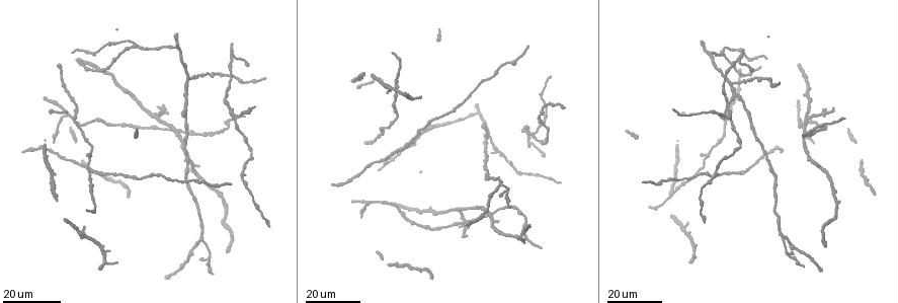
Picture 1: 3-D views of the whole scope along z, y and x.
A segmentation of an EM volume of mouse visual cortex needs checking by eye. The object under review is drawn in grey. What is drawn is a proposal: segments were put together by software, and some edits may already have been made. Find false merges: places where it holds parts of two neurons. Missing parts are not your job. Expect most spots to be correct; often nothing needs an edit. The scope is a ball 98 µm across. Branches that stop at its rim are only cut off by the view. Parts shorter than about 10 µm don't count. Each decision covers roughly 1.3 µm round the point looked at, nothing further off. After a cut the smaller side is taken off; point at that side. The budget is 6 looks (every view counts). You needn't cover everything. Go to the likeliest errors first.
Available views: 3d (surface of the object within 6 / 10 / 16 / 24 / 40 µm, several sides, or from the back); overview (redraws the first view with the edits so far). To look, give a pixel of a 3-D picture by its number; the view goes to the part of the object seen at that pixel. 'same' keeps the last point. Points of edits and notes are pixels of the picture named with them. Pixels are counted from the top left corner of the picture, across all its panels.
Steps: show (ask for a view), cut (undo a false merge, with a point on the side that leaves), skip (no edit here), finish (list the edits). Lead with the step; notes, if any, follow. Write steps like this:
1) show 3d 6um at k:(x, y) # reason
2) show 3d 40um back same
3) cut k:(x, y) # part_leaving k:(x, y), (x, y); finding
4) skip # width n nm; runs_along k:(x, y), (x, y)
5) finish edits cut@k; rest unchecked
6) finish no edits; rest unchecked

show 3d 16um at 1:(782, 235) # arms part here

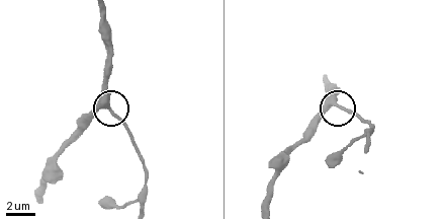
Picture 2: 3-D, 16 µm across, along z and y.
show 3d 10um at 2:(100, 106)

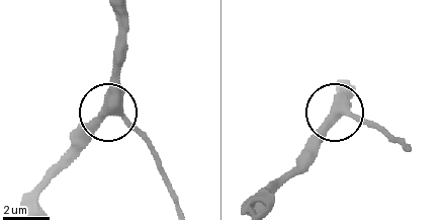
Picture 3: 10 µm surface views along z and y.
show 3d 10um back at 3:(109, 112) # other side

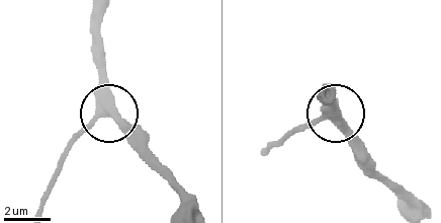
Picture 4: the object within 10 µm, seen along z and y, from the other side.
skip # side_arm 18 um; runs_along 4:(100, 19), (102, 113), (68, 151); one neuron here

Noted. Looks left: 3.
show 3d 24um at 1:(232, 113) # branch point

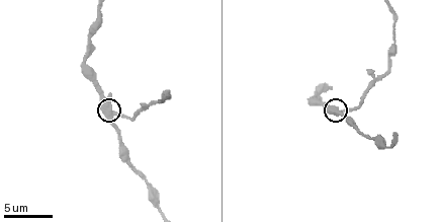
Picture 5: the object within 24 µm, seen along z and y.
show 3d 10um at 5:(114, 112)

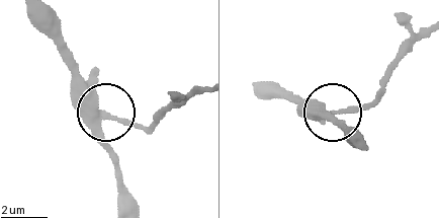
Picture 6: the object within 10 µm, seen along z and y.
cut 6:(133, 122) # part_leaving 6:(101, 118), (150, 125), (198, 92); two neurons meet here

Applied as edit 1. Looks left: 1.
finish edits cut@6; rest unchecked

